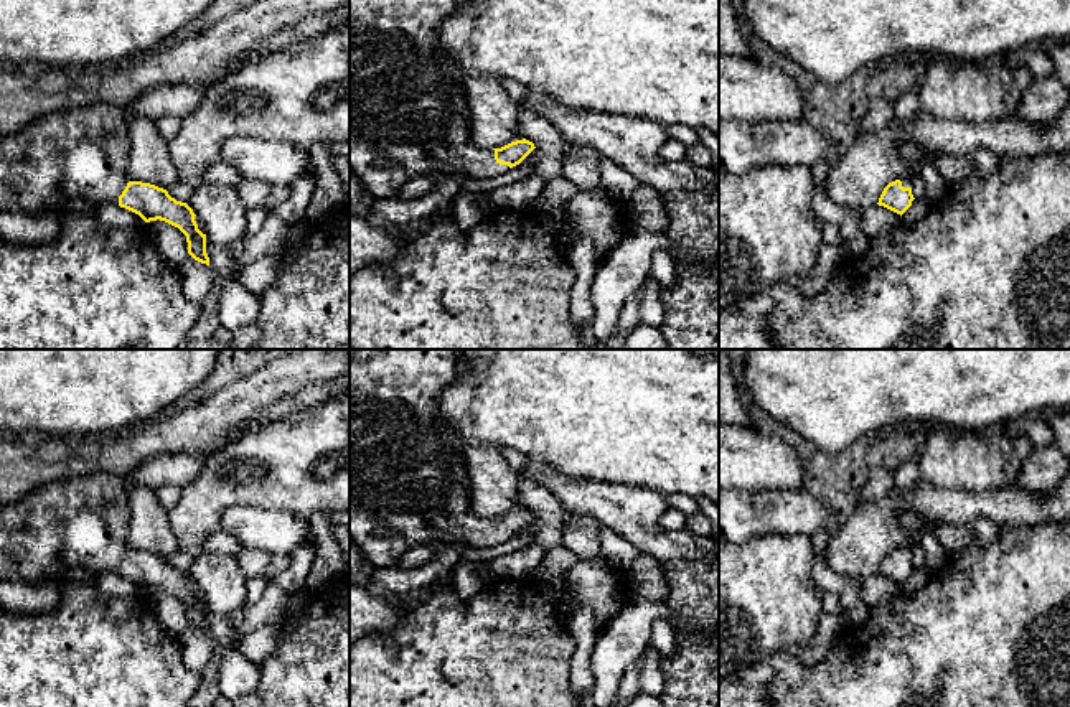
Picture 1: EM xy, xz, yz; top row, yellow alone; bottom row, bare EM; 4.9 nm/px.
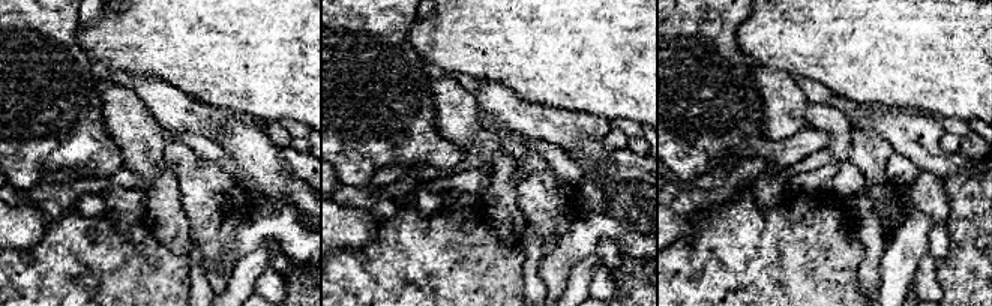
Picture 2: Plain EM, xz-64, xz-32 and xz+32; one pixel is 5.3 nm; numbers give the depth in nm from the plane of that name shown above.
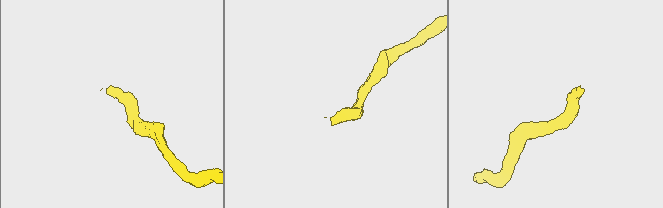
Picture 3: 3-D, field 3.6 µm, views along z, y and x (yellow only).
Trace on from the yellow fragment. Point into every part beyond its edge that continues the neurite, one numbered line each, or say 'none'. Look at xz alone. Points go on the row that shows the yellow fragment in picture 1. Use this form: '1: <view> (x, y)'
1: xz (409, 116)

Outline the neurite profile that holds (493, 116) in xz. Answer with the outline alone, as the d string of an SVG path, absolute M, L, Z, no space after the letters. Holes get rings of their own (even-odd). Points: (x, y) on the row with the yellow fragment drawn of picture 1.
M485 73L465 76L463 89L470 107L470 135L476 147L501 148L524 138L518 129L518 115L524 109L501 87L500 79Z

